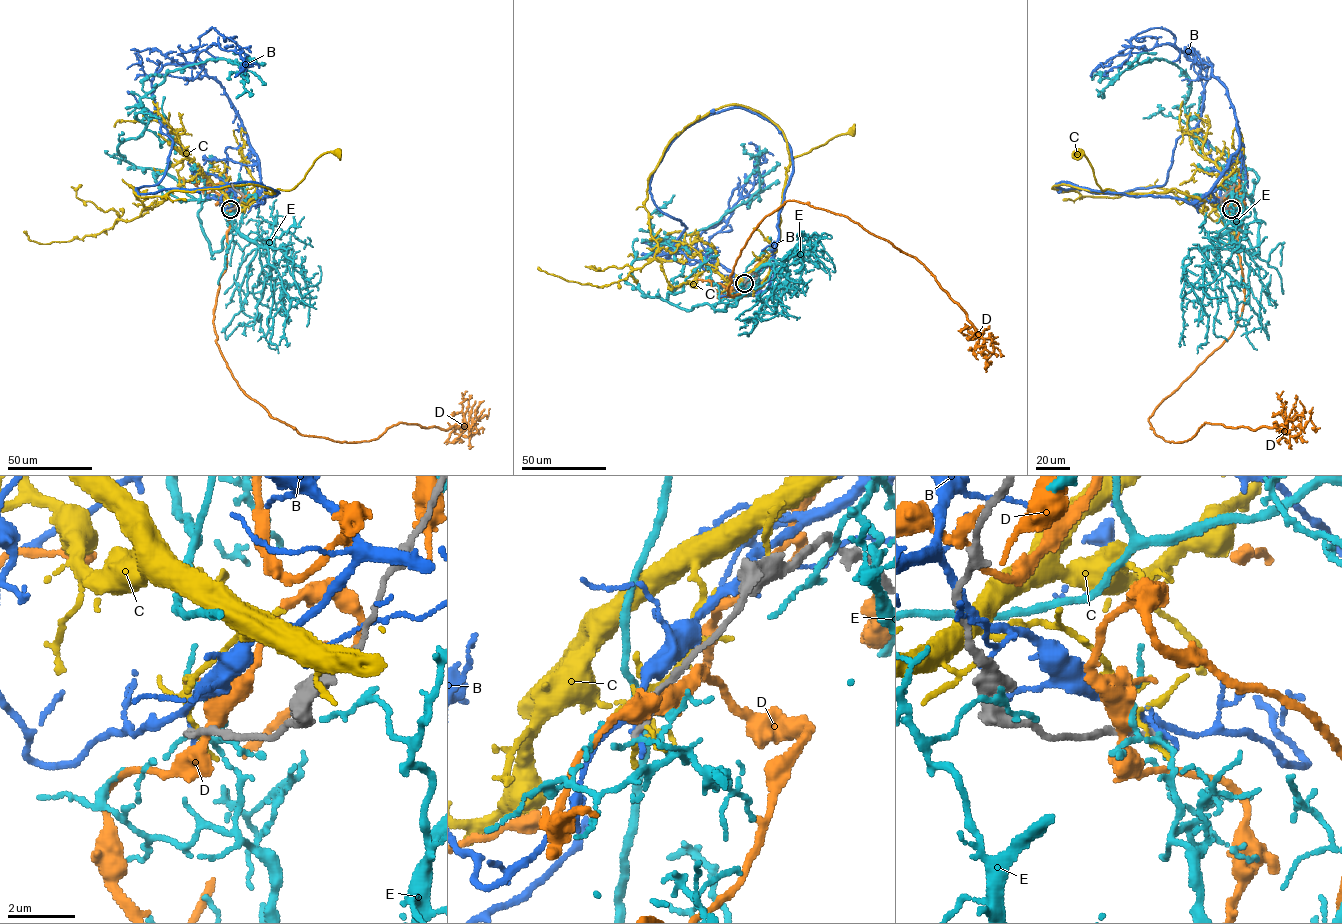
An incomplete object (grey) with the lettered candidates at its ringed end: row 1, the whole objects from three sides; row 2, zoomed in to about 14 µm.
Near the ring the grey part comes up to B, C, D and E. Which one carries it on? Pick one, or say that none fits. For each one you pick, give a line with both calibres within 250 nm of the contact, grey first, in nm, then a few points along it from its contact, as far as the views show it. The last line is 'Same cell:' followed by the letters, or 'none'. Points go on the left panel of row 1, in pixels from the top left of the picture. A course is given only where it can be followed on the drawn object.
Same cell: none

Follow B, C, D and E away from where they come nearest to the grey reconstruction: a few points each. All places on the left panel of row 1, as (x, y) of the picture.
B: (230, 208), (261, 182), (224, 88), (198, 63), (136, 53), (152, 87), (212, 43), (244, 61)
C: (230, 208), (233, 203), (259, 200), (265, 189), (272, 193), (277, 189), (292, 189), (318, 157), (337, 152)
D: (231, 208), (238, 203), (216, 343), (273, 418), (341, 442), (400, 422), (471, 436), (475, 401)
E: (230, 208), (235, 221), (233, 196), (200, 202), (118, 146), (169, 72), (245, 65), (228, 80)

